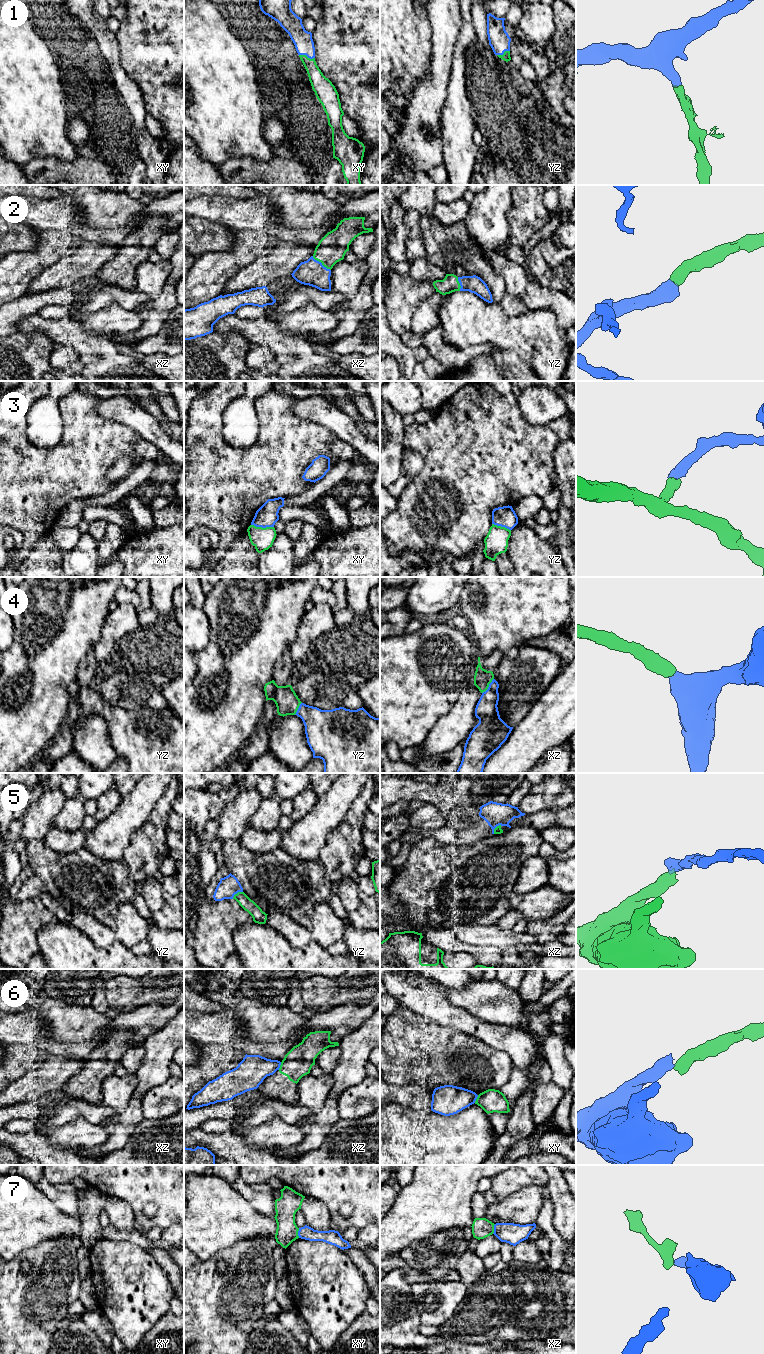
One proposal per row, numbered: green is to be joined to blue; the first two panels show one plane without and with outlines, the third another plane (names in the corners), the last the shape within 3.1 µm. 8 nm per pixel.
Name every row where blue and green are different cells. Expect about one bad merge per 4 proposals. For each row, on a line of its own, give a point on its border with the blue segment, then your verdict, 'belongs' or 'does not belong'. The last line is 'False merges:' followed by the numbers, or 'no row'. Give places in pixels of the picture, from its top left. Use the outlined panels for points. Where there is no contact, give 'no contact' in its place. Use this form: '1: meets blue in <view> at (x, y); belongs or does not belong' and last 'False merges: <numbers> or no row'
1: meets blue in xy at (307, 56); belongs
2: meets blue in xz at (321, 263); belongs
3: meets blue in xy at (262, 527); does not belong
4: meets blue in xz at (489, 686); belongs
5: meets blue in yz at (236, 893); does not belong
6: meets blue in xz at (279, 1066); does not belong
7: meets blue in xy at (298, 1233); does not belong
False merges: 3, 5, 6, 7

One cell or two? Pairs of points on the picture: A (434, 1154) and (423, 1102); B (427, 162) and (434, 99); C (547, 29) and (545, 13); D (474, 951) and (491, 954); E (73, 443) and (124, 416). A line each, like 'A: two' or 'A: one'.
A: two
B: one
C: one
D: one
E: two

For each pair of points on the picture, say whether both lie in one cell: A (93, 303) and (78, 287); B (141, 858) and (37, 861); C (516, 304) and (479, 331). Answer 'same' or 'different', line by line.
A: same
B: different
C: different

